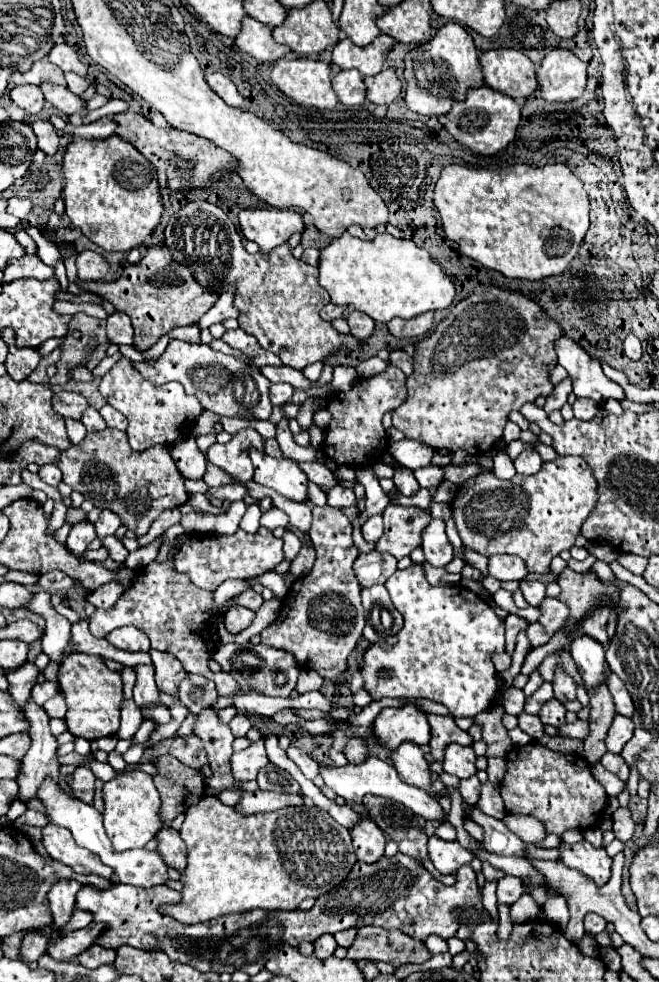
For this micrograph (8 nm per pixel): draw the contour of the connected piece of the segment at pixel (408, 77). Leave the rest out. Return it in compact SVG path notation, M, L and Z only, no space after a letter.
M447 23L431 41L417 45L405 55L403 79L407 85L407 107L421 115L447 115L453 103L465 101L469 89L485 85L479 65L479 51L473 43L473 37L457 23Z

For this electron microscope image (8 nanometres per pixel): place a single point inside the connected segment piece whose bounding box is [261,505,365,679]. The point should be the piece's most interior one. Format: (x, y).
(321, 620)

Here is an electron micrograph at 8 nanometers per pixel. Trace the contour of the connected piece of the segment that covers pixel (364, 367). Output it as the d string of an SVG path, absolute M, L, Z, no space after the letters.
M375 356L360 363L356 367L356 371L360 377L369 378L385 371L389 364L390 361L383 361Z

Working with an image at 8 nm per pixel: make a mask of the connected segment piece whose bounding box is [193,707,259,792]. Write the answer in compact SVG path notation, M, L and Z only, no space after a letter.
M207 707L197 715L193 733L197 737L201 737L205 749L209 753L211 769L215 771L215 775L211 779L207 779L207 783L213 789L221 791L221 789L237 787L243 791L251 792L259 789L256 780L243 783L233 781L230 756L233 754L232 744L235 737L231 733L231 729L219 721L219 715L213 711L213 707Z

